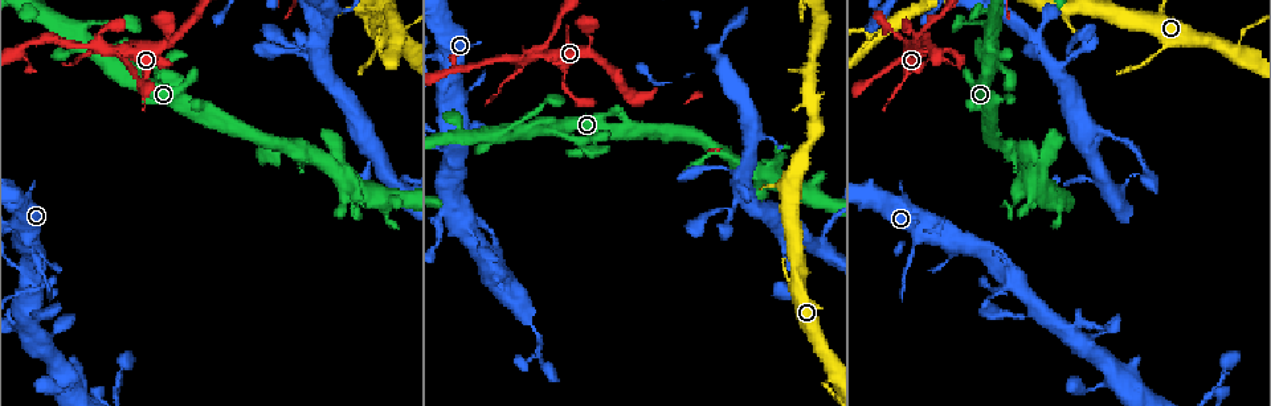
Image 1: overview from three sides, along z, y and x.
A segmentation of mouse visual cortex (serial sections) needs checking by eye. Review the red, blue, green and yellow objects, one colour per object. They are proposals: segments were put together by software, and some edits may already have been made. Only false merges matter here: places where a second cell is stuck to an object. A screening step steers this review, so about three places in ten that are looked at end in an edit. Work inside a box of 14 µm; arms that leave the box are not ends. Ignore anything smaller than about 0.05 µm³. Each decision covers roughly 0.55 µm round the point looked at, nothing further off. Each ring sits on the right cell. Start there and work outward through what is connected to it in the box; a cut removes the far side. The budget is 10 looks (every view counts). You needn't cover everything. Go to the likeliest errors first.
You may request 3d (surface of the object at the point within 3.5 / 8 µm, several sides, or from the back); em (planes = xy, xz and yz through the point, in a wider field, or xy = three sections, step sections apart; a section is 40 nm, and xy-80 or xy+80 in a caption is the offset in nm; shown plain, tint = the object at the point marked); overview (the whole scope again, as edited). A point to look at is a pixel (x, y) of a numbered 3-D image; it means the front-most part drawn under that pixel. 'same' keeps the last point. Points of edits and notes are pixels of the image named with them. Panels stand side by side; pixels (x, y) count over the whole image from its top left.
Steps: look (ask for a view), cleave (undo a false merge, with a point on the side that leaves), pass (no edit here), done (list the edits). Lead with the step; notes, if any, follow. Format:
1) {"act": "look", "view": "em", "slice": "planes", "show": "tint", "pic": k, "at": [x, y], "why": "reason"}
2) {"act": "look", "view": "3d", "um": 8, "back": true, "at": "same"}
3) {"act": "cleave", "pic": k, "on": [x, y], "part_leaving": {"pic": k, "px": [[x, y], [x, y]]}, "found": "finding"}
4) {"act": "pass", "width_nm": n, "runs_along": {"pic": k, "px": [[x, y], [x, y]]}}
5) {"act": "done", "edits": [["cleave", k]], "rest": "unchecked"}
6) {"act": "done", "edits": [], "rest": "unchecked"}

{"act": "look", "view": "3d", "um": 8, "back": true, "pic": 1, "at": [916, 49]}

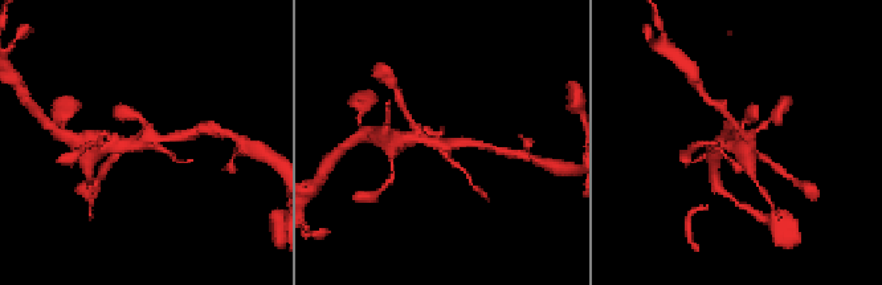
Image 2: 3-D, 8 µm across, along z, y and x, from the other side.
{"act": "look", "view": "em", "slice": "xy", "step": 3, "show": "tint", "pic": 2, "at": [147, 141]}

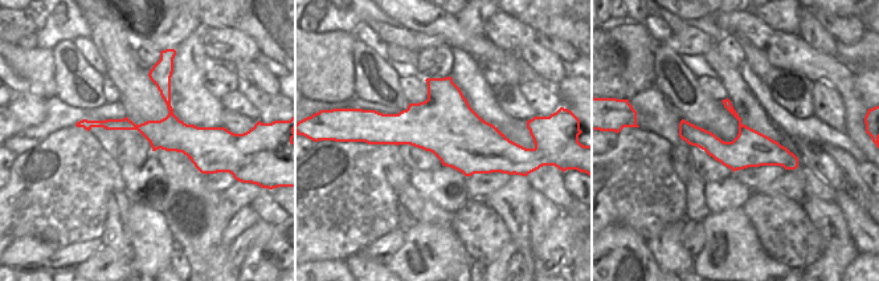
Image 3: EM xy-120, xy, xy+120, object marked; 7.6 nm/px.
{"act": "pass", "runs_along": {"pic": 3, "px": [[682, 126], [722, 151], [794, 163]]}, "found": "one cell here"}

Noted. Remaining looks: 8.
{"act": "look", "view": "3d", "um": 3.5, "pic": 1, "at": [802, 11], "why": "abrupt turn"}

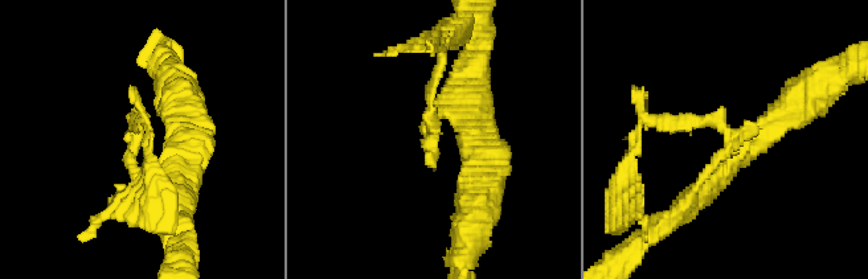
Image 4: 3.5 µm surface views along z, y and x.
{"act": "look", "view": "em", "slice": "xy", "step": 3, "show": "tint", "pic": 4, "at": [136, 137]}

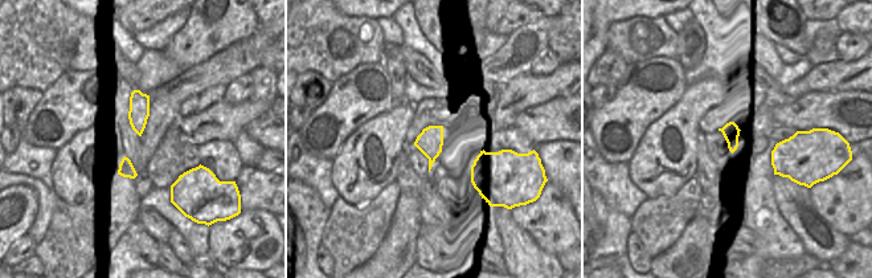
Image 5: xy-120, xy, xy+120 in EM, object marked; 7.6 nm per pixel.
{"act": "look", "view": "em", "slice": "xy", "step": 5, "show": "tint", "at": "same"}

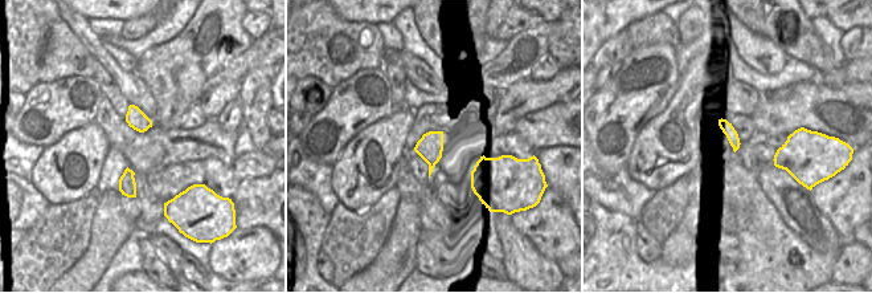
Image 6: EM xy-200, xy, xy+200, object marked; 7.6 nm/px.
{"act": "cleave", "pic": 4, "on": [136, 111], "part_leaving": {"pic": 4, "px": [[426, 123], [432, 140], [432, 79]]}, "found": "a second cell is stuck on"}

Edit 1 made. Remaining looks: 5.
{"act": "look", "view": "3d", "um": 8, "pic": 1, "at": [828, 381], "why": "small branch off a trunk"}

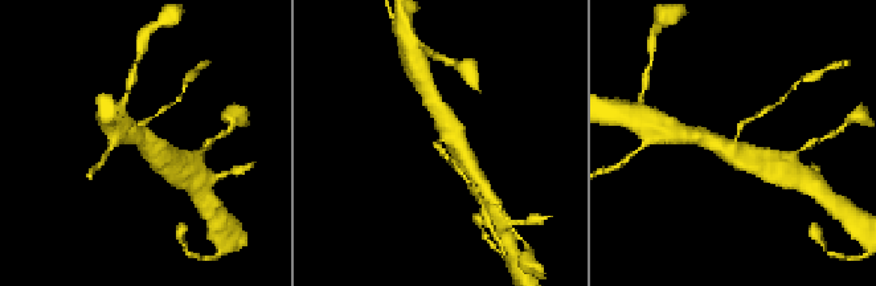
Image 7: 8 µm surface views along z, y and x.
{"act": "look", "view": "em", "slice": "xy", "step": 5, "show": "tint", "pic": 7, "at": [436, 145], "why": "shape alone is not enough"}

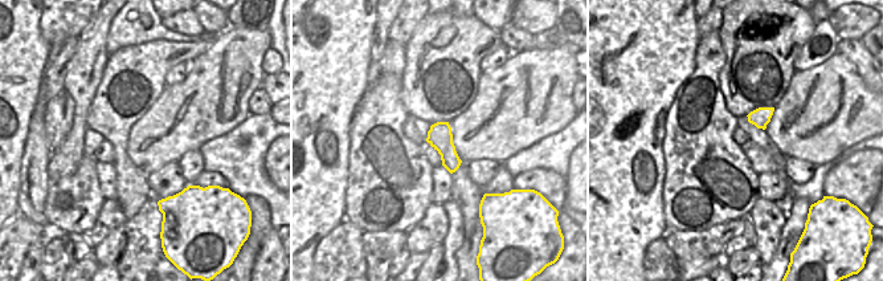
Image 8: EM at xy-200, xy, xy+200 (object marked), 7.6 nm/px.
{"act": "cleave", "pic": 7, "on": [442, 152], "part_leaving": {"pic": 7, "px": [[438, 142], [437, 146], [462, 175]]}, "found": "a second cell is stuck on"}

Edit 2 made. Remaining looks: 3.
{"act": "look", "view": "3d", "um": 3.5, "pic": 1, "at": [900, 39], "why": "narrows sharply"}

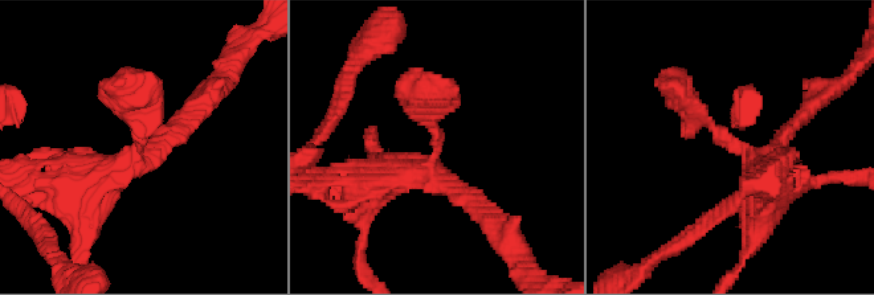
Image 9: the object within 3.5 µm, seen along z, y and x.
{"act": "look", "view": "em", "slice": "xy", "step": 1, "show": "tint", "pic": 9, "at": [439, 149], "why": "now the EM"}

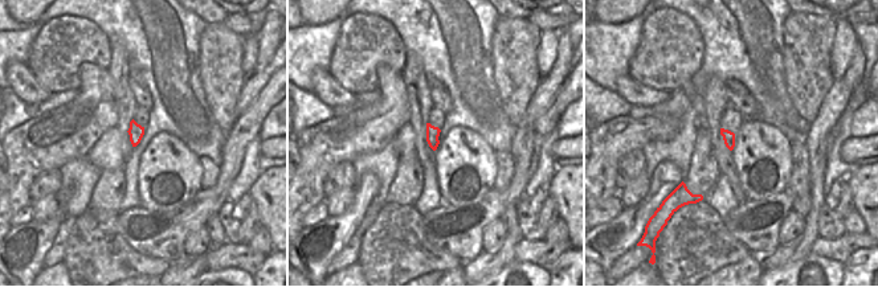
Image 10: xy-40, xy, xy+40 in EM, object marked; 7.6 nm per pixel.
{"act": "pass", "arm_widths_nm": [200, 300, 450], "runs_along": {"pic": 9, "px": [[764, 200], [758, 164], [673, 86]]}, "found": "all the same cell"}

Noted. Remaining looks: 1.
{"act": "done", "edits": [["cleave", 4], ["cleave", 7]], "rest": "unchecked"}

